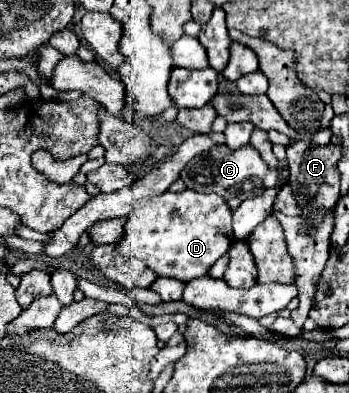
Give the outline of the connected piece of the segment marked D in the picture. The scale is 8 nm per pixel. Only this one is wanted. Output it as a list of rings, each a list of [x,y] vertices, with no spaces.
[[[183,190],[179,194],[165,192],[161,196],[141,200],[127,218],[121,242],[115,242],[113,246],[127,258],[143,260],[149,270],[159,276],[189,282],[191,278],[205,276],[209,268],[231,248],[231,244],[233,230],[227,202],[217,194]]]

